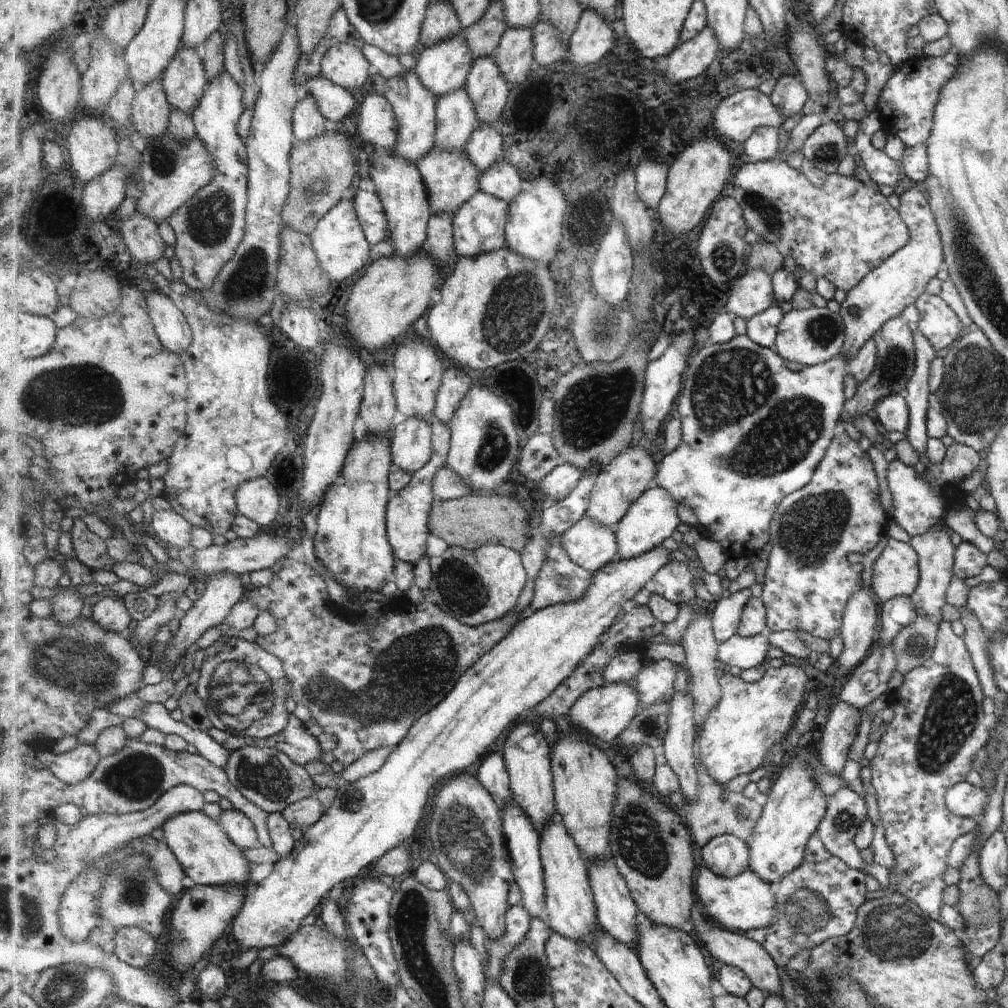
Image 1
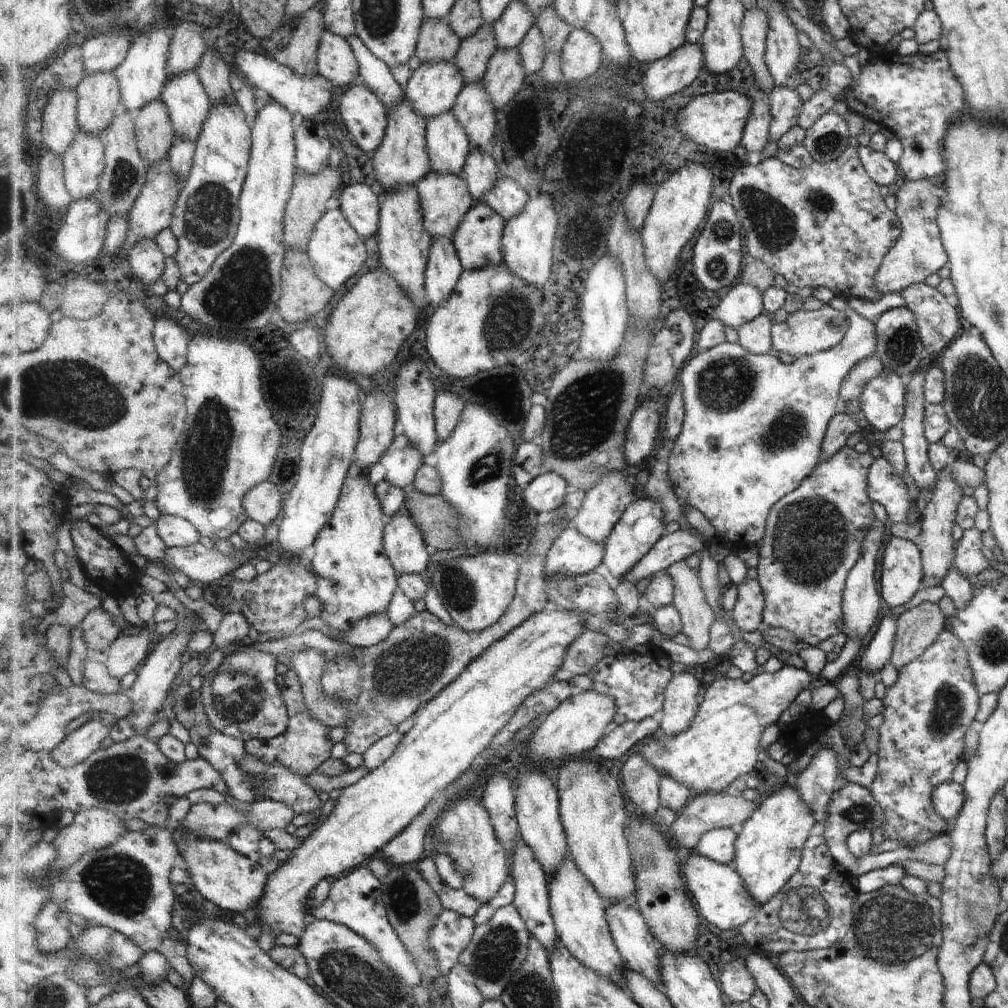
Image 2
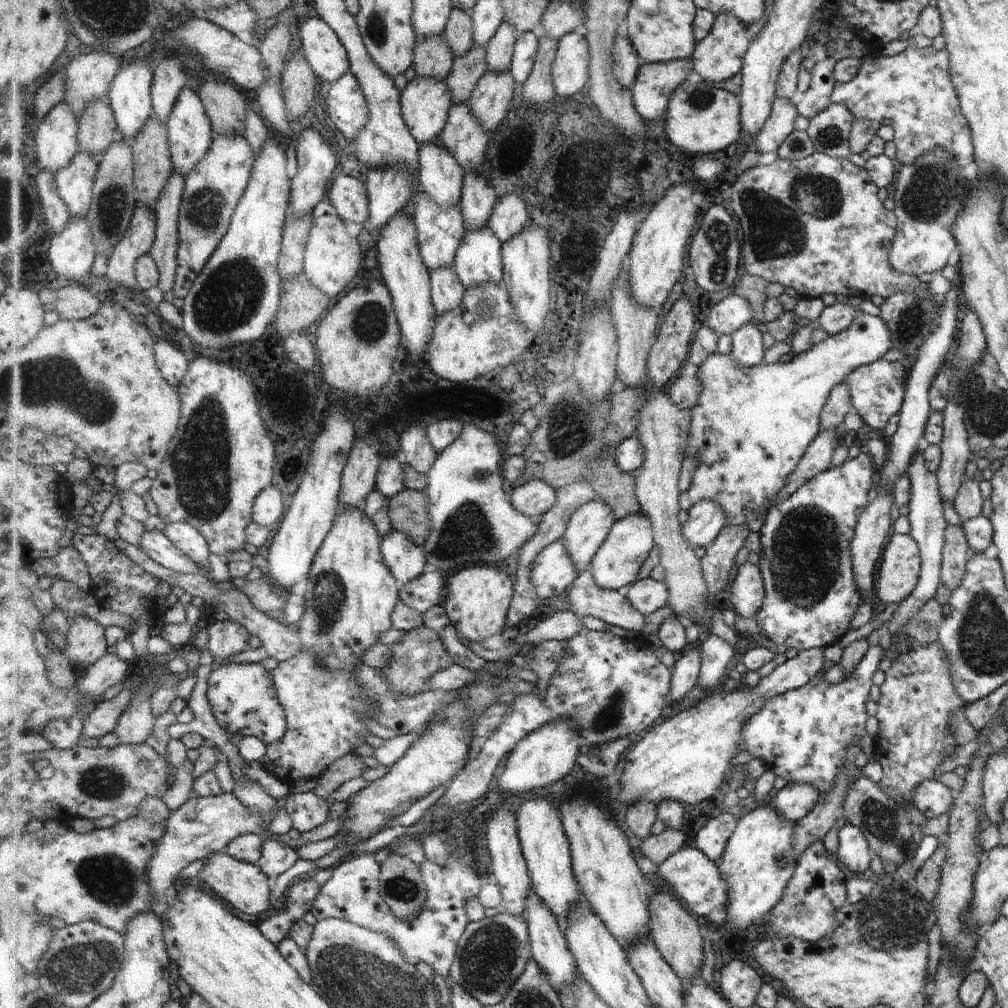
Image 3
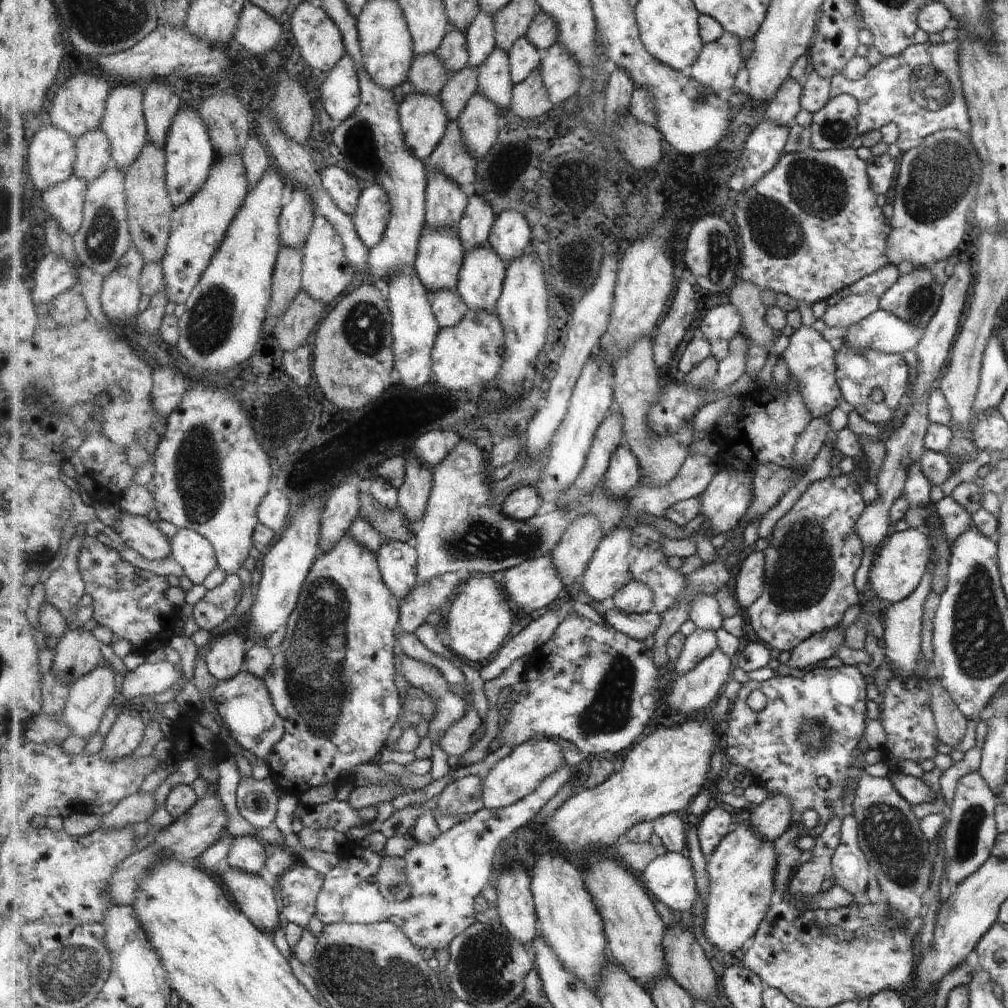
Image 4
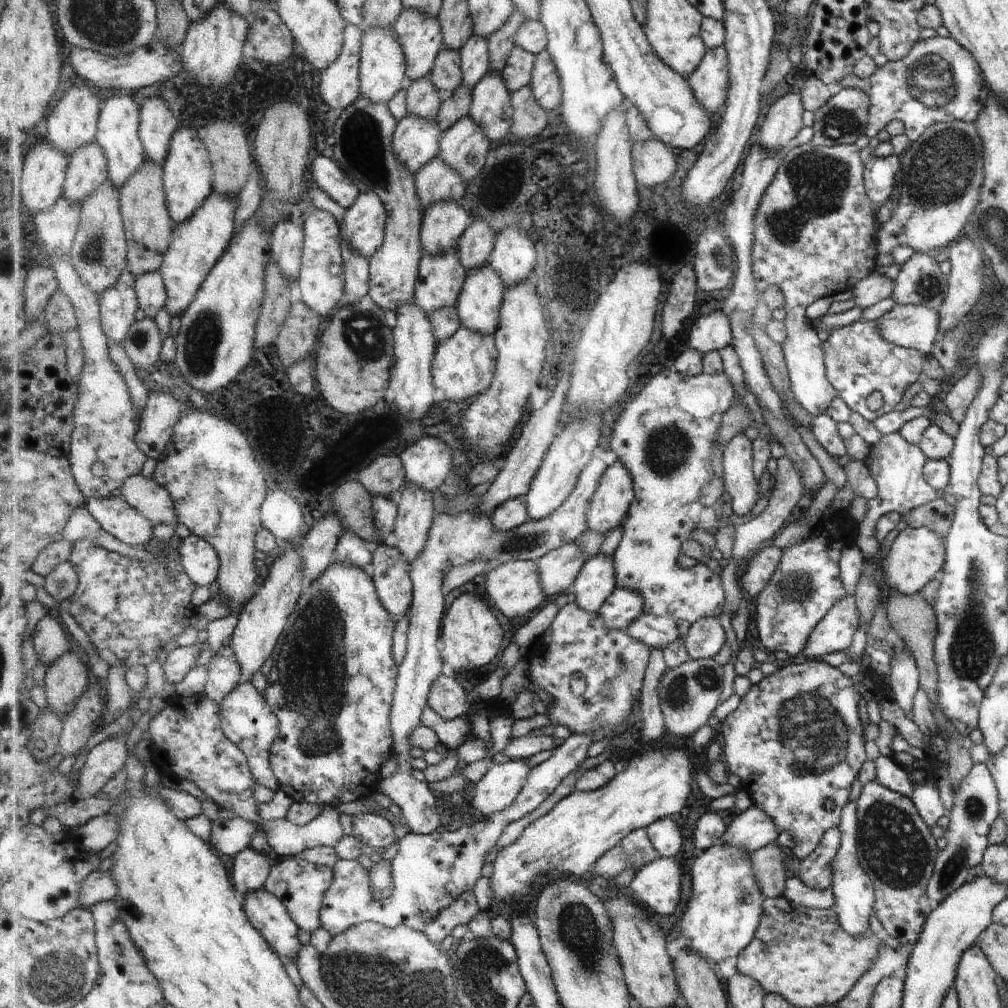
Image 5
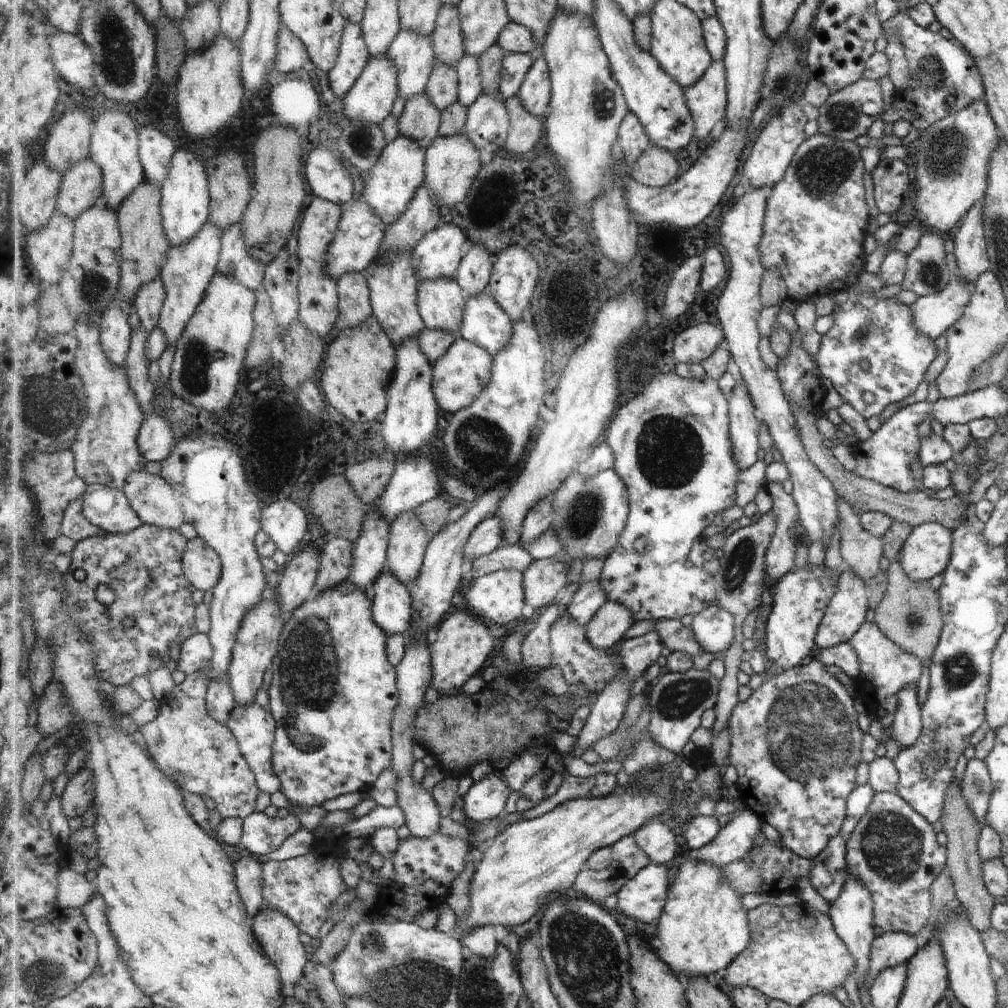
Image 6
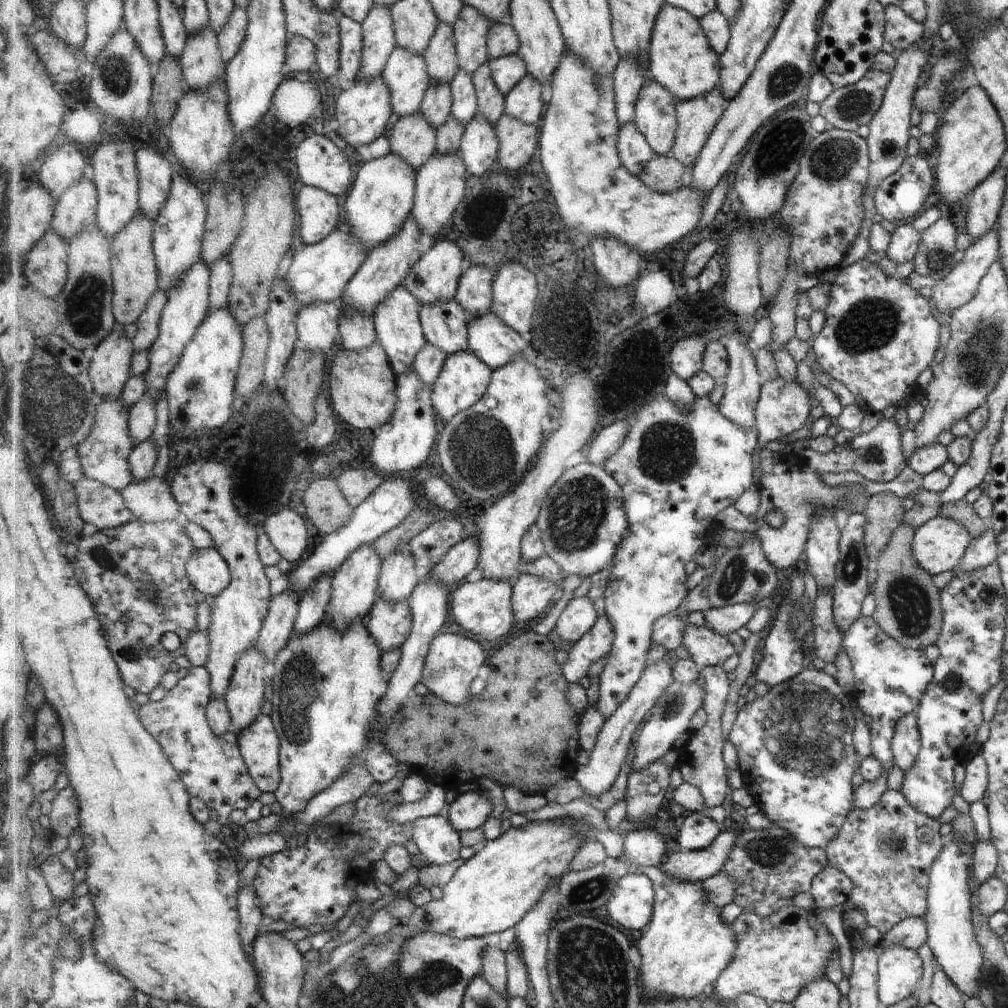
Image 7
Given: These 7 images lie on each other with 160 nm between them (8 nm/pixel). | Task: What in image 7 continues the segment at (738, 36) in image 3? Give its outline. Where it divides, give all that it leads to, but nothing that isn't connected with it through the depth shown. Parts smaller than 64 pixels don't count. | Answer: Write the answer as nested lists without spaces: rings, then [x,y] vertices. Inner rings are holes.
[[[721,86],[700,97],[681,101],[677,107],[680,128],[672,156],[685,166],[696,162],[729,102]]]

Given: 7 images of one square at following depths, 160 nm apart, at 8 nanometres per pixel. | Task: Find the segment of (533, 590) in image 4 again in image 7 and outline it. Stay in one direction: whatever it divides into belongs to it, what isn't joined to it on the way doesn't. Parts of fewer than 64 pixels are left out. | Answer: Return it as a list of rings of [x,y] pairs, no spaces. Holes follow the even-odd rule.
[[[488,579],[466,582],[452,593],[452,612],[456,622],[486,641],[507,636],[515,626],[516,614],[513,610],[513,583],[505,579]]]

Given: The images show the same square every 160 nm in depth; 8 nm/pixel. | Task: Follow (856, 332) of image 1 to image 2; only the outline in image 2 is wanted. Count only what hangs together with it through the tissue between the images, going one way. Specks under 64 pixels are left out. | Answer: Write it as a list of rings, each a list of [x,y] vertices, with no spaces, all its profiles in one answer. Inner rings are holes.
[[[938,177],[934,180],[920,179],[909,181],[904,179],[902,187],[895,192],[895,210],[893,210],[900,227],[897,241],[883,256],[881,265],[877,268],[873,285],[879,297],[897,292],[915,284],[924,282],[947,262],[947,254],[941,244],[939,228],[937,227],[937,208],[941,206],[941,198],[933,196],[930,188],[938,184]]]

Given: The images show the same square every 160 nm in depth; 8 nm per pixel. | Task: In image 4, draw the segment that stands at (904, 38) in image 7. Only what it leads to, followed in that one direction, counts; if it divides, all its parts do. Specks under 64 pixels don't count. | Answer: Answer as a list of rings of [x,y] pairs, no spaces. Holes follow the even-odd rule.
[[[934,39],[925,44],[911,44],[897,56],[882,58],[879,64],[870,66],[858,80],[852,81],[843,74],[833,76],[829,80],[830,97],[847,94],[857,100],[858,136],[880,131],[893,122],[898,129],[896,143],[901,153],[937,130],[957,130],[968,136],[970,123],[961,90],[957,50],[956,41],[945,43]]]

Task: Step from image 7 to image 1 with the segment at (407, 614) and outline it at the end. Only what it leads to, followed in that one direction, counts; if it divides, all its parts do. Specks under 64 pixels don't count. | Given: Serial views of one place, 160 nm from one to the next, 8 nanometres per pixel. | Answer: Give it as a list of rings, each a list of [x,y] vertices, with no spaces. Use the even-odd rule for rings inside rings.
[[[436,419],[433,429],[433,456],[429,462],[419,470],[409,486],[405,486],[401,492],[397,492],[388,505],[388,516],[386,526],[388,530],[388,540],[391,543],[396,558],[403,560],[407,564],[417,564],[427,552],[427,538],[429,538],[429,510],[433,508],[433,478],[437,476],[439,470],[443,470],[448,464],[448,456],[451,448],[452,428],[449,423]]]

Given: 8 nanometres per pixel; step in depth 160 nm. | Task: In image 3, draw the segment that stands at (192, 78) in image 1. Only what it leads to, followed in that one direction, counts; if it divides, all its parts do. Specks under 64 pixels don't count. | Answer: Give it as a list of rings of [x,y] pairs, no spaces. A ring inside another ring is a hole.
[[[187,87],[182,90],[169,116],[167,128],[173,162],[172,172],[187,180],[195,166],[205,158],[205,154],[209,154],[209,146],[213,144],[213,138],[217,135],[197,90]]]

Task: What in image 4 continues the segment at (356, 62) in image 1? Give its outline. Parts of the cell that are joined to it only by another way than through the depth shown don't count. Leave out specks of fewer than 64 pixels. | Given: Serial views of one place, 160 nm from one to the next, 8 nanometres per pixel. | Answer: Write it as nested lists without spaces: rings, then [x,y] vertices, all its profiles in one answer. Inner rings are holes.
[[[316,1],[303,2],[299,4],[291,14],[291,31],[296,40],[298,50],[303,59],[312,70],[322,72],[322,76],[328,74],[345,57],[346,49],[341,30],[333,18],[320,8]]]

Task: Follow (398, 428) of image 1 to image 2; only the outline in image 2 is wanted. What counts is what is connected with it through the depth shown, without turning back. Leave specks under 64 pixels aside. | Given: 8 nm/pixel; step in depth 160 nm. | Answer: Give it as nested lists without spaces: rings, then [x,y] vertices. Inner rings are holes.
[[[403,433],[394,439],[388,453],[381,458],[379,467],[382,469],[383,478],[391,486],[405,490],[414,485],[419,468],[428,463],[424,460],[423,454],[411,446],[411,442]]]

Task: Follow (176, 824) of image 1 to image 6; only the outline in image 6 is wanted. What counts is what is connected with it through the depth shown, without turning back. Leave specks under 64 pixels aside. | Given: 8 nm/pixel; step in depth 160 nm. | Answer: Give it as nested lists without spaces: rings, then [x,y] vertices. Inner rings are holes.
[[[269,906],[254,916],[254,925],[252,926],[256,939],[263,946],[263,950],[269,955],[273,964],[280,970],[280,979],[284,991],[290,992],[290,988],[299,984],[304,984],[304,970],[310,958],[305,952],[305,945],[299,940],[301,936],[300,928],[289,918],[289,915],[283,914],[280,910],[275,910]]]

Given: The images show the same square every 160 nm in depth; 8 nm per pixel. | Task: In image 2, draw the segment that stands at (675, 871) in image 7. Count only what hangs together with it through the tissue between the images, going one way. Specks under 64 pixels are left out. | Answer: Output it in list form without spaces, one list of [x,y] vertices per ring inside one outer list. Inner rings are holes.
[[[818,750],[794,781],[803,804],[811,812],[826,808],[832,793],[838,790],[835,784],[835,756],[833,750]]]

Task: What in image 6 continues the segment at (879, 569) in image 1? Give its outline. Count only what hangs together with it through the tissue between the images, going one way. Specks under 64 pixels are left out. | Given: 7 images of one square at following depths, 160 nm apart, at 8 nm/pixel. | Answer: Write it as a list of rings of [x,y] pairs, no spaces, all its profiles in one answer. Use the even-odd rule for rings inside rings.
[[[939,523],[913,527],[896,557],[906,577],[917,582],[941,575],[948,563],[951,539],[951,531]]]

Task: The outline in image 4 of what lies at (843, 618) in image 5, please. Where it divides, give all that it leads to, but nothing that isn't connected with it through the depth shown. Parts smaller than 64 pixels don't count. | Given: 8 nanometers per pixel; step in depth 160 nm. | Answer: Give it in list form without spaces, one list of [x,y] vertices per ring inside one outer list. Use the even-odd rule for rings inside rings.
[[[837,626],[837,630],[821,630],[801,642],[801,645],[791,652],[792,656],[787,665],[801,670],[804,670],[807,664],[815,667],[817,662],[833,656],[839,646],[845,646],[843,628]]]

